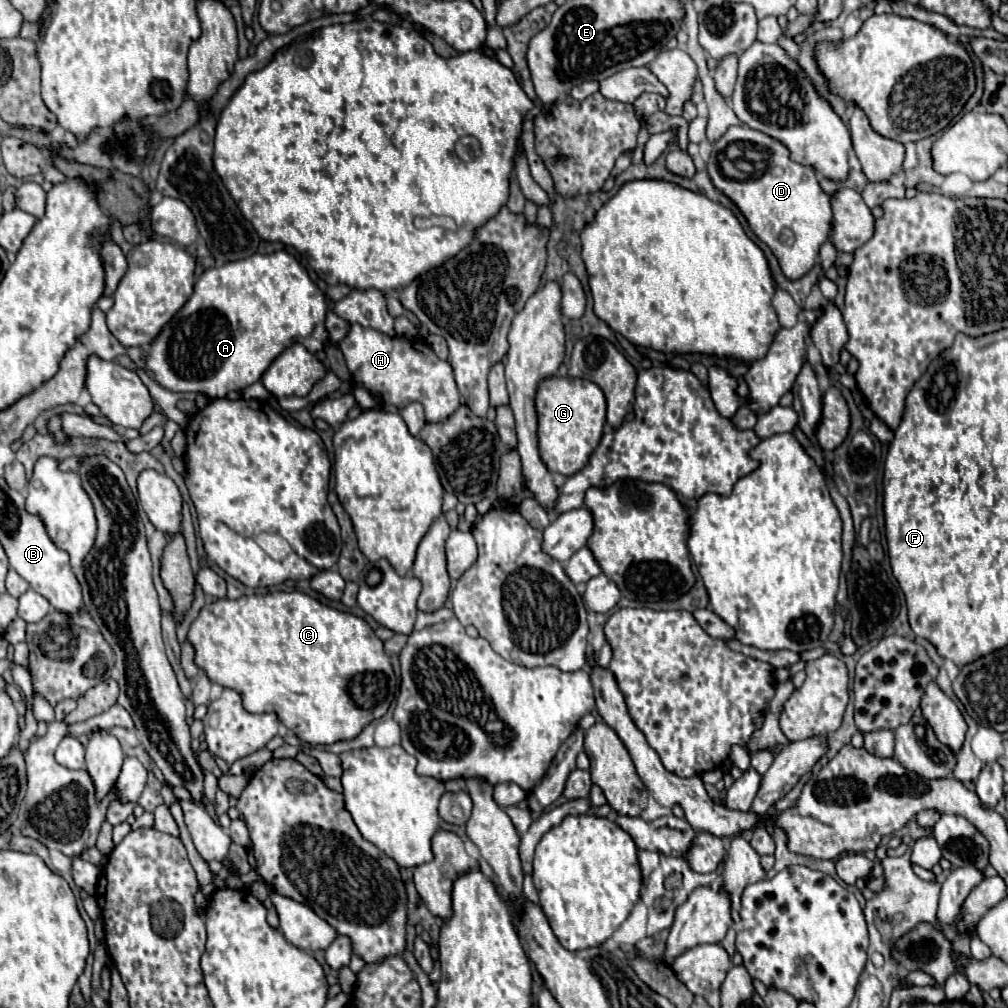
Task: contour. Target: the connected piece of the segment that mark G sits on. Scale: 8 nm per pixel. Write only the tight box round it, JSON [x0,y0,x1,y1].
[537,377,605,477]

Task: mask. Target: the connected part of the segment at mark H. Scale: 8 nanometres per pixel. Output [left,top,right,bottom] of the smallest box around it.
[339,323,461,423]

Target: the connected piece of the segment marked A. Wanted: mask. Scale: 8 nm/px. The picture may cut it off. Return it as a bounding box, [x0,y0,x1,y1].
[145,251,329,399]

